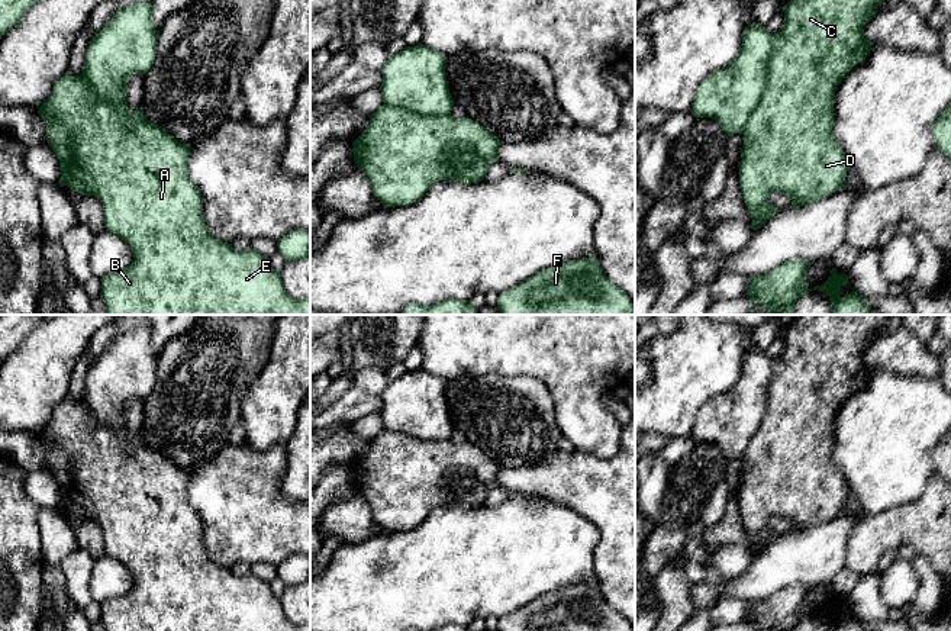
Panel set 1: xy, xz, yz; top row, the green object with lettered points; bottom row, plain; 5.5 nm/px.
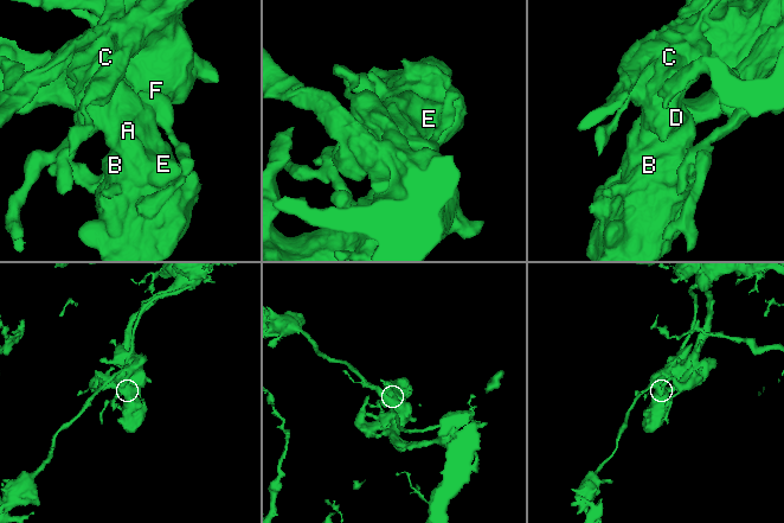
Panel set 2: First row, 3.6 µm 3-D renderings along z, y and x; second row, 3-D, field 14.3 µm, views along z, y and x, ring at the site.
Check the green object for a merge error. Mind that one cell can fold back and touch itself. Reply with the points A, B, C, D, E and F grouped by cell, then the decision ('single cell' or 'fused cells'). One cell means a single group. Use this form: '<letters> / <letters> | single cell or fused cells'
A B C D E F | single cell

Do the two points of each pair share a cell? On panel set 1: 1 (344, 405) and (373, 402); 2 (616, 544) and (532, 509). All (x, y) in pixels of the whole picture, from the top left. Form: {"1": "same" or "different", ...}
{"1": "same", "2": "different"}

